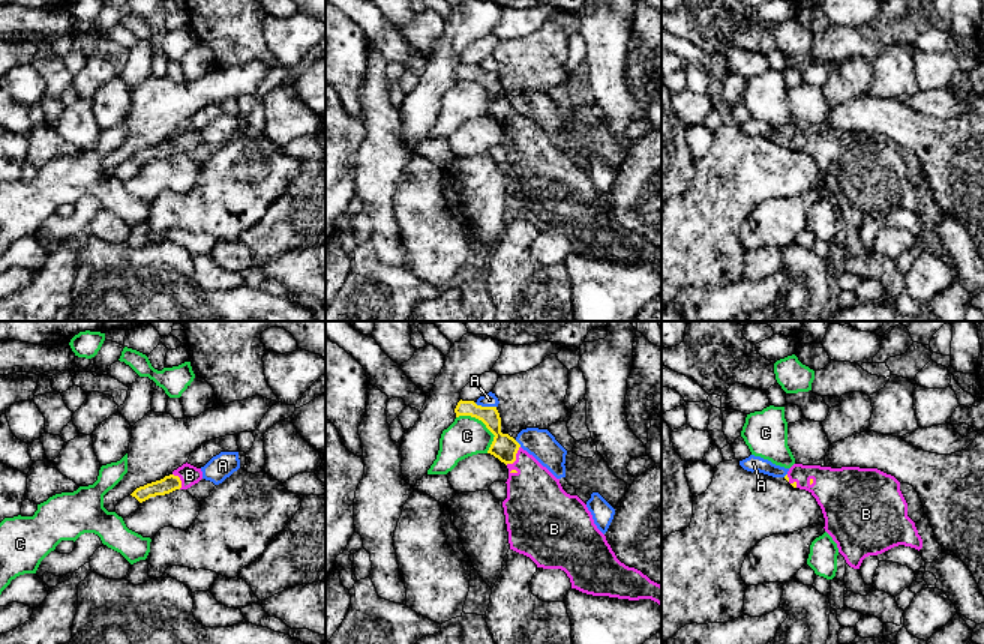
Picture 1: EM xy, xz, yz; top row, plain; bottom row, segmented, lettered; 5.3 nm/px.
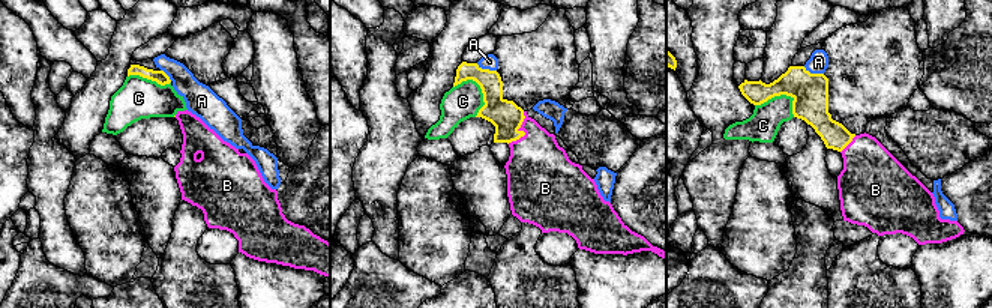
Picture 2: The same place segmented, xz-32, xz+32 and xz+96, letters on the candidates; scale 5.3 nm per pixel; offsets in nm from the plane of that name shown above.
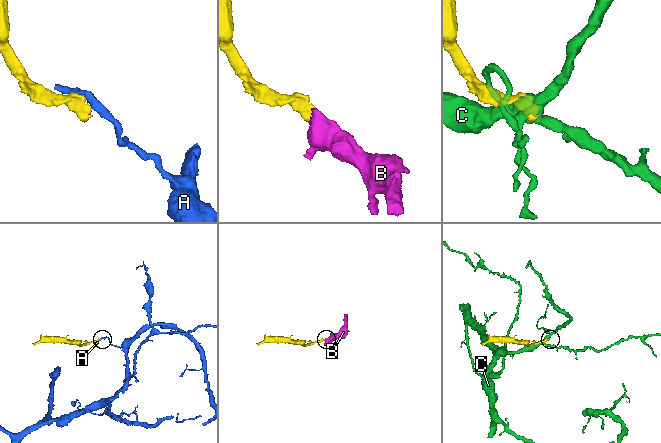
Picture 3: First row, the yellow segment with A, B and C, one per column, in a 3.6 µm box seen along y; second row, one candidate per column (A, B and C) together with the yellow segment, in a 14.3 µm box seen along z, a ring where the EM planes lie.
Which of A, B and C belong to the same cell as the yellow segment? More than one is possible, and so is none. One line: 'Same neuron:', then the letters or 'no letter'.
Same neuron: B

